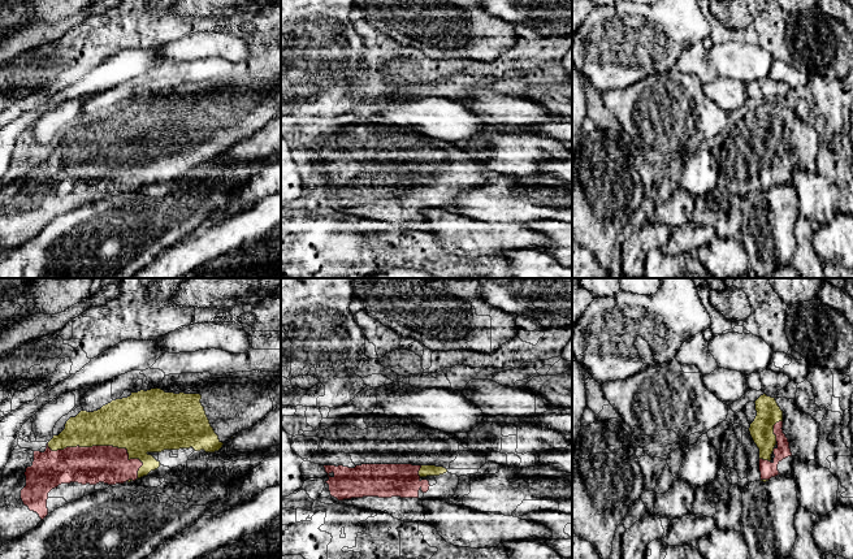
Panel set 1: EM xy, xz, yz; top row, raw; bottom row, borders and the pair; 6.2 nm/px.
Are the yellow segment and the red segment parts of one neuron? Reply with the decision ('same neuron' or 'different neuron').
same neuron

